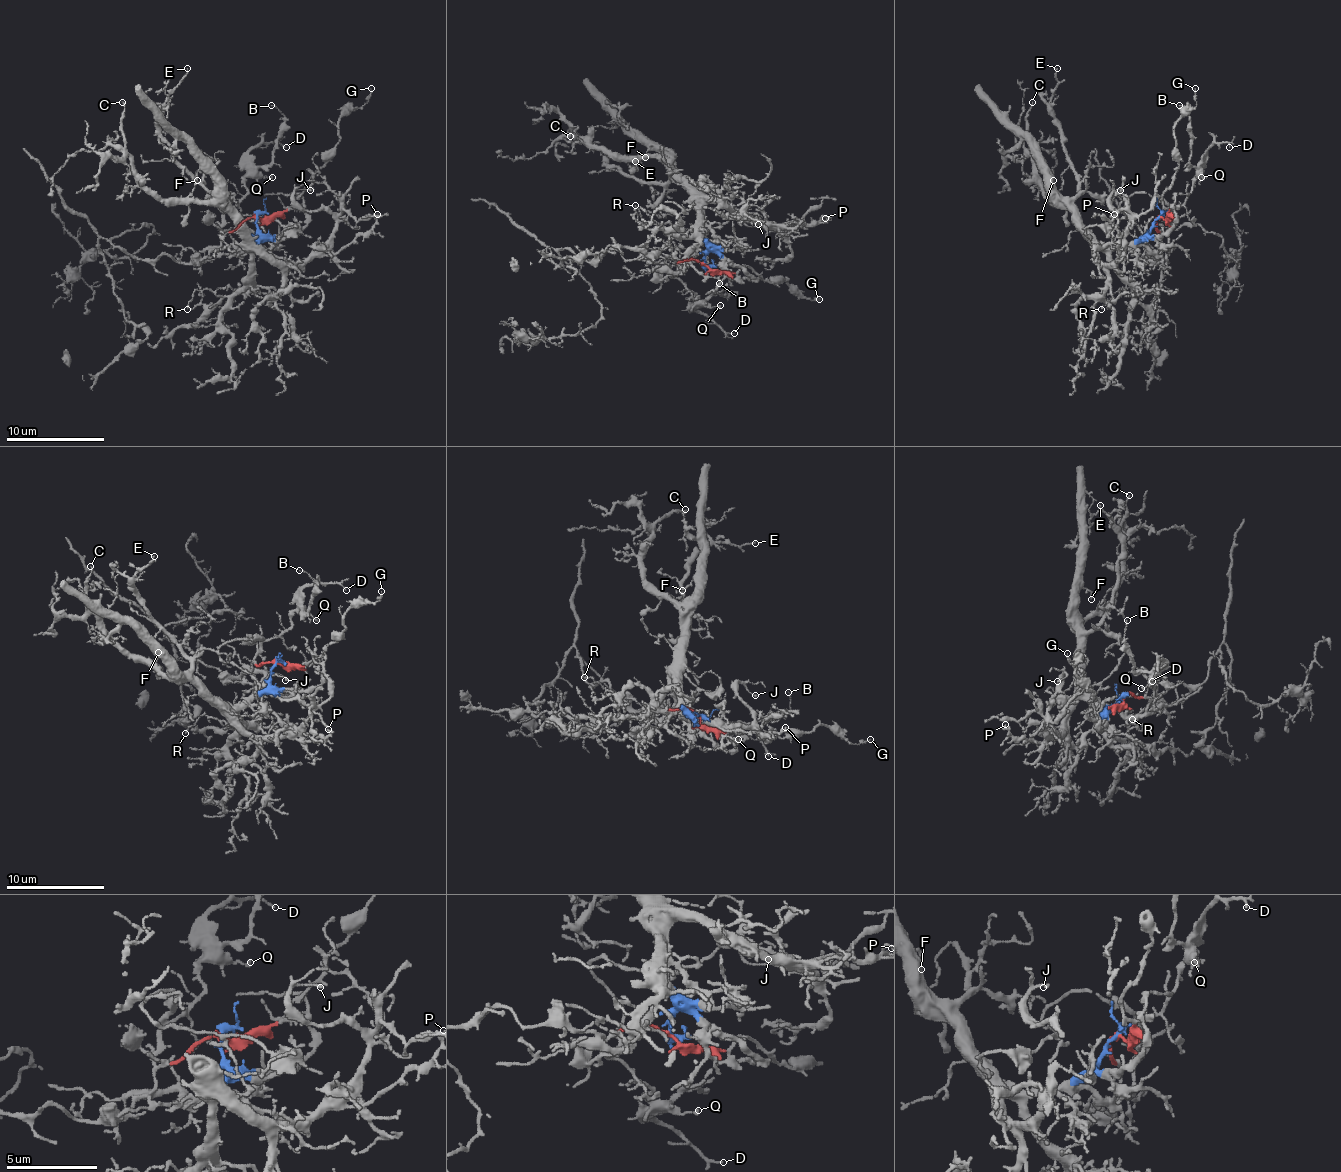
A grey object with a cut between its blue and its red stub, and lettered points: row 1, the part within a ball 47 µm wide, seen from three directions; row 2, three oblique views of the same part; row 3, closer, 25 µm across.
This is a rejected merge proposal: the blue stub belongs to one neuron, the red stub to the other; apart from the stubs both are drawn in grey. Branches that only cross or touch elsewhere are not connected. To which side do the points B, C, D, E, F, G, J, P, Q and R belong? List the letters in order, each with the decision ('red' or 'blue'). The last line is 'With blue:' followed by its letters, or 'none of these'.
B: red
C: blue
D: red
E: blue
F: blue
G: red
J: blue
P: blue
Q: red
R: blue
With blue: C, E, F, J, P, R

